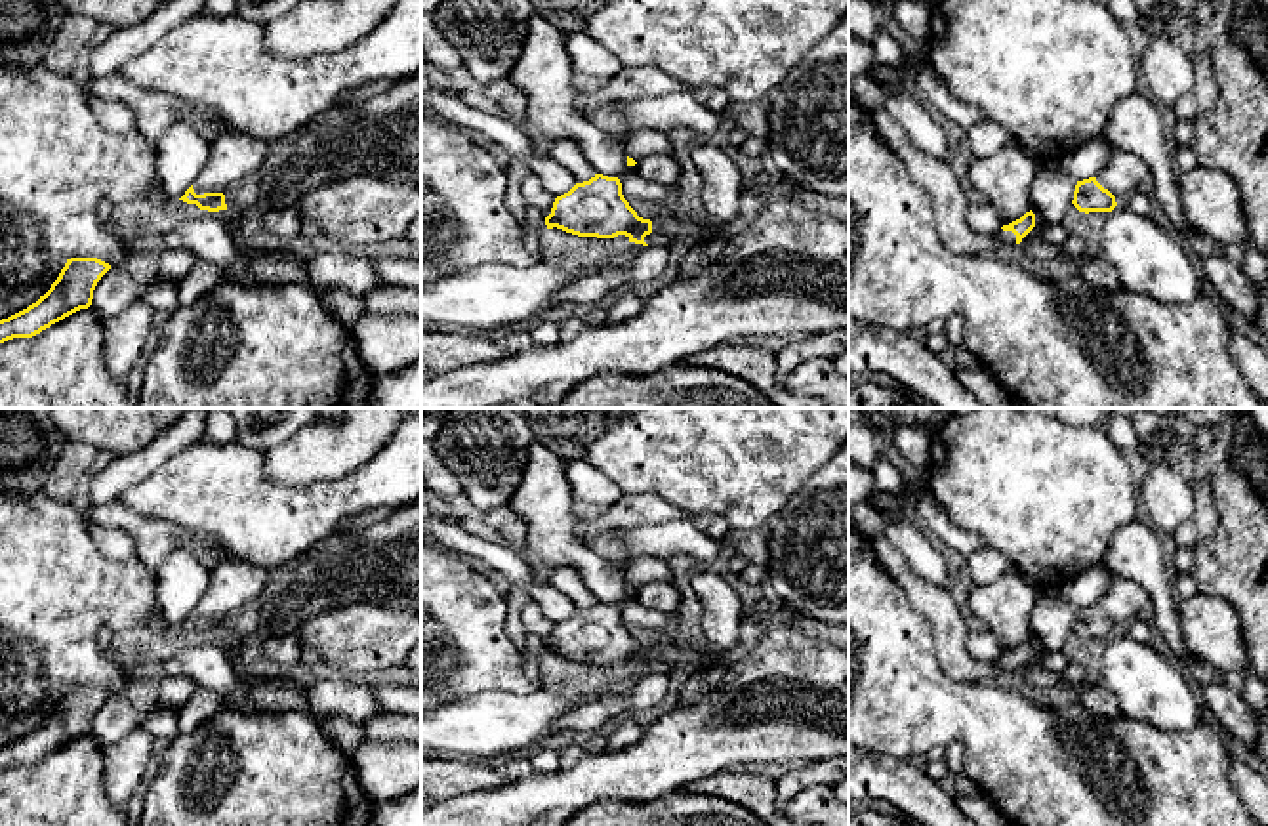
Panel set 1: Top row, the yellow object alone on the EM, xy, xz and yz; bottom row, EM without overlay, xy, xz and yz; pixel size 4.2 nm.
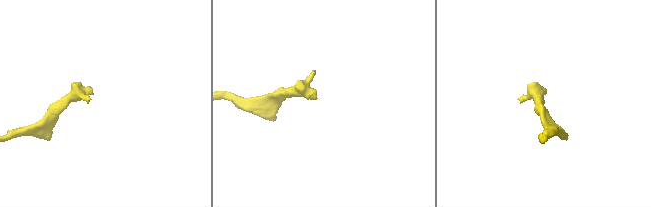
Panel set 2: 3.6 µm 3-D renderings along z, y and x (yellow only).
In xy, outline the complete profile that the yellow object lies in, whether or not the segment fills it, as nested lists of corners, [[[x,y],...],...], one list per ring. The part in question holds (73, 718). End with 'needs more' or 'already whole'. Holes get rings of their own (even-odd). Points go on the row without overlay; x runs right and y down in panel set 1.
[[[71,685],[51,715],[27,736],[0,748],[0,771],[32,765],[65,744],[88,736],[101,704],[111,696],[97,685]]]; already whole

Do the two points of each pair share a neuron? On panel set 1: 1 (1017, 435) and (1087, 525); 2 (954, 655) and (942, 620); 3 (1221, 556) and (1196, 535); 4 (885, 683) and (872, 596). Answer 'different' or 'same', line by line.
1: same
2: same
3: different
4: same

